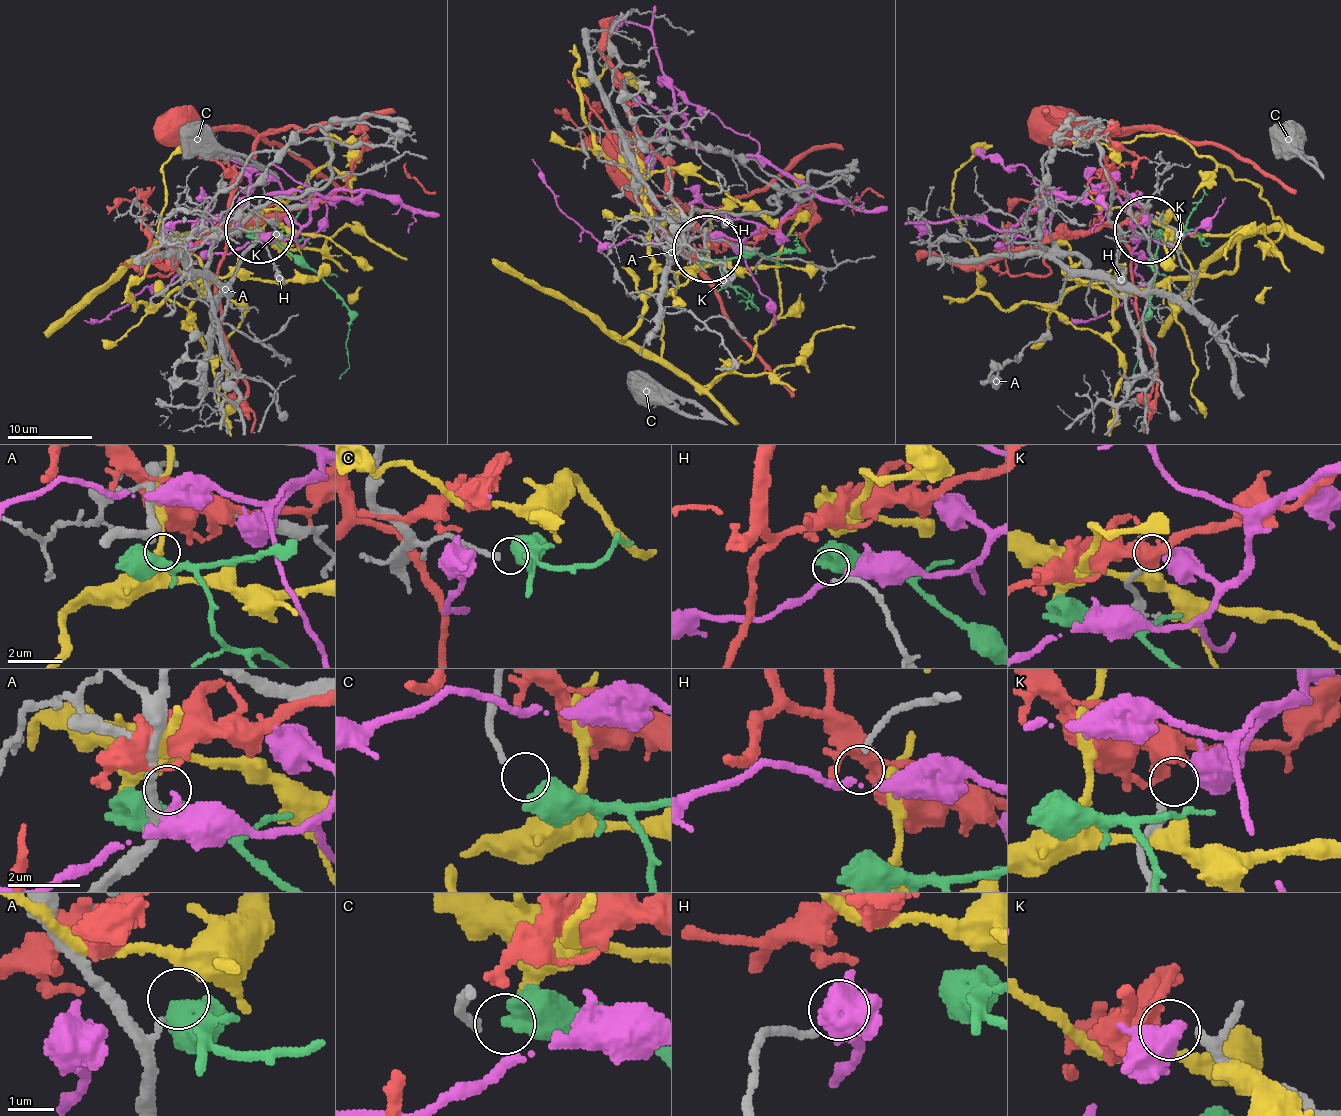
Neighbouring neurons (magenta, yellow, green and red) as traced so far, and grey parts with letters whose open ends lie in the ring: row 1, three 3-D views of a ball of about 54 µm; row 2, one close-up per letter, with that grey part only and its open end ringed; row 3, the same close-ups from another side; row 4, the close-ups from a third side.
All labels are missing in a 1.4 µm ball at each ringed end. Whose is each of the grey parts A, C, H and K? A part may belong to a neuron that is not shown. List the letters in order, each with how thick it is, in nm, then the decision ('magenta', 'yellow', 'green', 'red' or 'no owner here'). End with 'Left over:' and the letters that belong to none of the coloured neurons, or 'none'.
A: 240 nm thick; no owner here
C: 160 nm thick; green
H: 150 nm thick; no owner here
K: 170 nm thick; magenta
Left over: A, H

